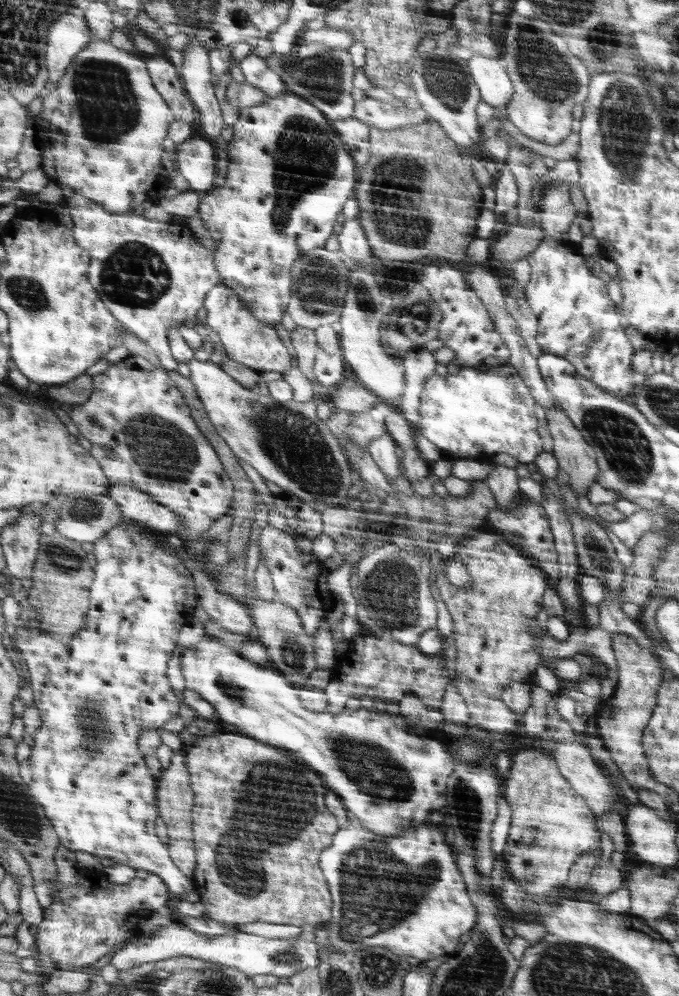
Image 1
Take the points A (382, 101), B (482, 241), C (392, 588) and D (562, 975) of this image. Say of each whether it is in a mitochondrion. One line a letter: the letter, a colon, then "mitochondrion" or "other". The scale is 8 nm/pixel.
A: other
B: other
C: mitochondrion
D: mitochondrion

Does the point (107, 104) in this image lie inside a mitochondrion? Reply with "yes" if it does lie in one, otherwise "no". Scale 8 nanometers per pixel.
yes

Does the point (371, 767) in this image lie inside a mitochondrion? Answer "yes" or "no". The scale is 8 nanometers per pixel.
yes

